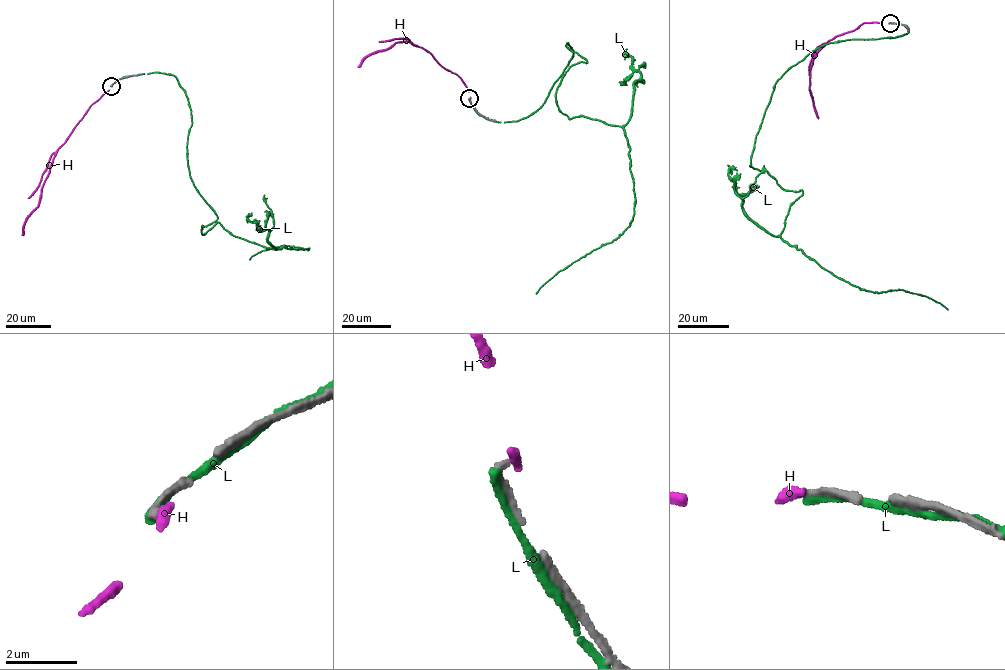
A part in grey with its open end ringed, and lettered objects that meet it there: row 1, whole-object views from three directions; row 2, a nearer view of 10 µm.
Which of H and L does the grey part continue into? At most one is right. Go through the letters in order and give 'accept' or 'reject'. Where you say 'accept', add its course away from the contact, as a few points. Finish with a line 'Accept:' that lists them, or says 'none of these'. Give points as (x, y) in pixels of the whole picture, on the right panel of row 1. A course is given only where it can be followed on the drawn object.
H: reject
L: reject
Accept: none of these

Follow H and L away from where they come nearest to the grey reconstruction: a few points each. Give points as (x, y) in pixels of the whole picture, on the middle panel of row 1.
H: (470, 98), (461, 77), (441, 66), (429, 51), (410, 42), (396, 42), (387, 50), (366, 57), (357, 67)
L: (470, 100), (531, 115), (568, 43), (587, 61), (558, 111), (624, 130), (633, 220), (536, 294)

